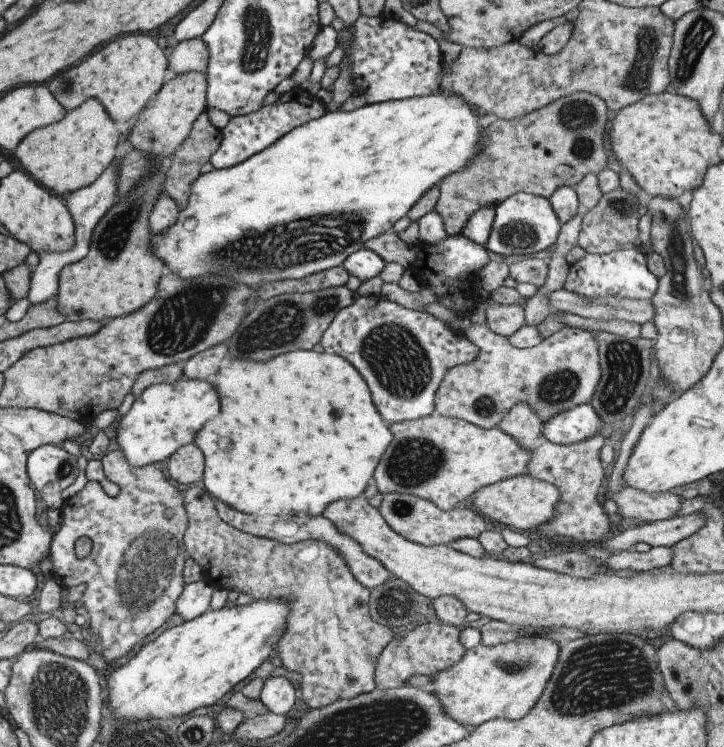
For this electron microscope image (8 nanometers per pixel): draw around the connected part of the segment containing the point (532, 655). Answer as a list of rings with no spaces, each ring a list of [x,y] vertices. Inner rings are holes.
[[[537,635],[517,638],[497,646],[478,644],[475,648],[467,649],[453,666],[434,674],[431,691],[437,696],[443,714],[470,730],[493,718],[517,720],[525,716],[525,712],[529,712],[541,696],[557,663],[558,650],[559,644]]]

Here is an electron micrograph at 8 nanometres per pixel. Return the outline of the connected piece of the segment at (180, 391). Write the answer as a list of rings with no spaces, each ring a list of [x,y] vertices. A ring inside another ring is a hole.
[[[180,378],[173,383],[153,384],[135,398],[131,408],[119,420],[115,442],[129,466],[141,468],[167,459],[181,446],[193,443],[203,422],[219,410],[215,390],[205,380]]]

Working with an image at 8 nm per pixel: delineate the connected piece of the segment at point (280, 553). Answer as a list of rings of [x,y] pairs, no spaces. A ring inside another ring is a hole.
[[[189,487],[185,490],[183,496],[183,507],[187,520],[187,528],[183,538],[185,554],[186,557],[191,558],[193,562],[199,564],[205,582],[213,588],[222,588],[227,591],[236,590],[238,593],[245,592],[245,594],[249,594],[253,600],[273,600],[273,598],[279,598],[279,600],[285,600],[285,602],[289,604],[289,606],[287,606],[287,618],[285,618],[285,630],[283,630],[283,634],[281,634],[281,638],[279,638],[279,642],[277,642],[277,646],[275,646],[273,651],[277,652],[282,667],[286,668],[287,671],[293,671],[301,675],[301,699],[307,708],[309,708],[309,710],[317,710],[317,708],[329,706],[329,704],[333,704],[333,702],[349,700],[355,698],[355,696],[367,694],[371,692],[371,690],[374,690],[373,668],[375,668],[375,660],[377,660],[377,656],[381,654],[381,650],[389,644],[392,632],[389,628],[385,628],[371,620],[369,612],[367,612],[369,589],[361,586],[361,584],[353,578],[351,572],[347,570],[345,560],[341,558],[341,554],[339,554],[335,548],[331,548],[329,544],[317,542],[317,540],[303,540],[294,544],[279,544],[279,542],[275,542],[275,540],[257,538],[257,536],[251,536],[251,534],[235,530],[235,528],[232,528],[229,524],[225,524],[225,522],[217,516],[214,500],[211,500],[209,494],[205,492],[203,487]]]

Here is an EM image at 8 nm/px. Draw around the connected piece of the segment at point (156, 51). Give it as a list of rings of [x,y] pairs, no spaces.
[[[135,34],[117,38],[105,44],[99,52],[87,56],[81,64],[59,72],[51,82],[47,82],[47,88],[65,110],[73,110],[85,98],[93,96],[101,102],[109,118],[123,126],[133,120],[163,87],[169,77],[167,62],[167,52],[161,51],[154,39],[147,34]]]

